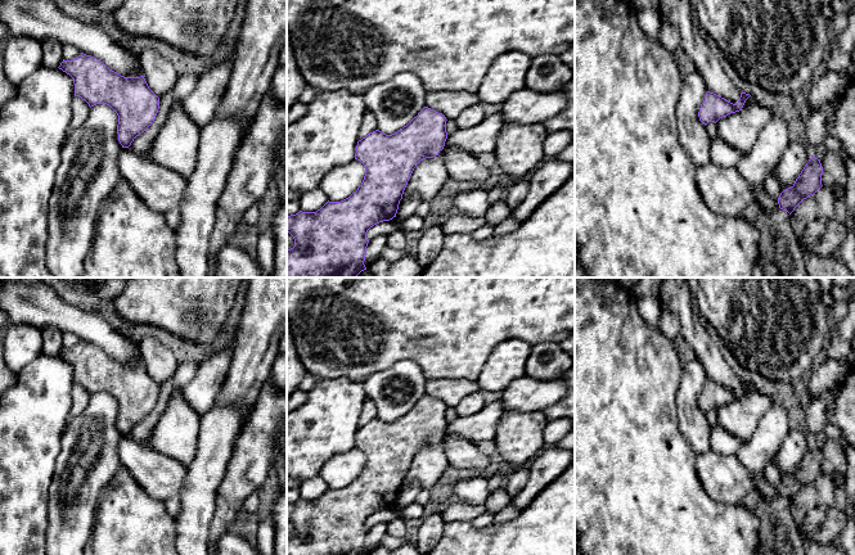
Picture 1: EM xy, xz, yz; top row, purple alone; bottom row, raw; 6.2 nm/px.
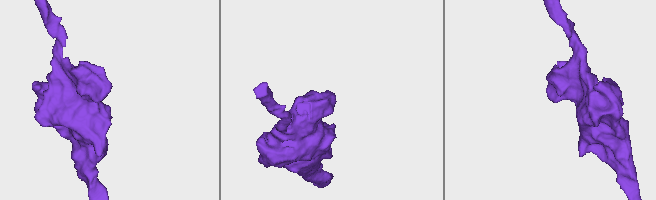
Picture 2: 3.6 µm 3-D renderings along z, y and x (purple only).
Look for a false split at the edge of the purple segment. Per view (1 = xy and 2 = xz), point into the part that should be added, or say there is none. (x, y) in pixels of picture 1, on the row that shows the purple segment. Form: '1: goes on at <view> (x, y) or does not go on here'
1: does not go on here
2: does not go on here

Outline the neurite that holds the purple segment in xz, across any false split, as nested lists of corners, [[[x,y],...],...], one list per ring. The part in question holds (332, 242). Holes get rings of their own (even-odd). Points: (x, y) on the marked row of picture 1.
[[[424,107],[417,117],[392,135],[379,130],[368,134],[357,141],[355,159],[365,167],[361,185],[348,198],[341,202],[327,202],[316,212],[302,212],[287,216],[287,231],[294,239],[294,247],[287,249],[287,278],[356,278],[366,270],[364,261],[369,240],[366,233],[374,225],[396,217],[400,200],[408,181],[417,164],[438,155],[447,139],[446,117],[428,107]]]

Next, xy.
[[[84,53],[72,60],[63,59],[58,68],[73,78],[75,96],[80,96],[90,108],[107,104],[117,113],[117,134],[122,148],[129,148],[134,139],[154,122],[159,109],[159,98],[149,89],[144,76],[123,77],[99,59]]]

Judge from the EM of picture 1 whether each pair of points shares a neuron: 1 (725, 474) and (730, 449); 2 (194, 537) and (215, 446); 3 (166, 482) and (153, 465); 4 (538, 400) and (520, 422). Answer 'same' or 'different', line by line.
1: different
2: same
3: same
4: different

